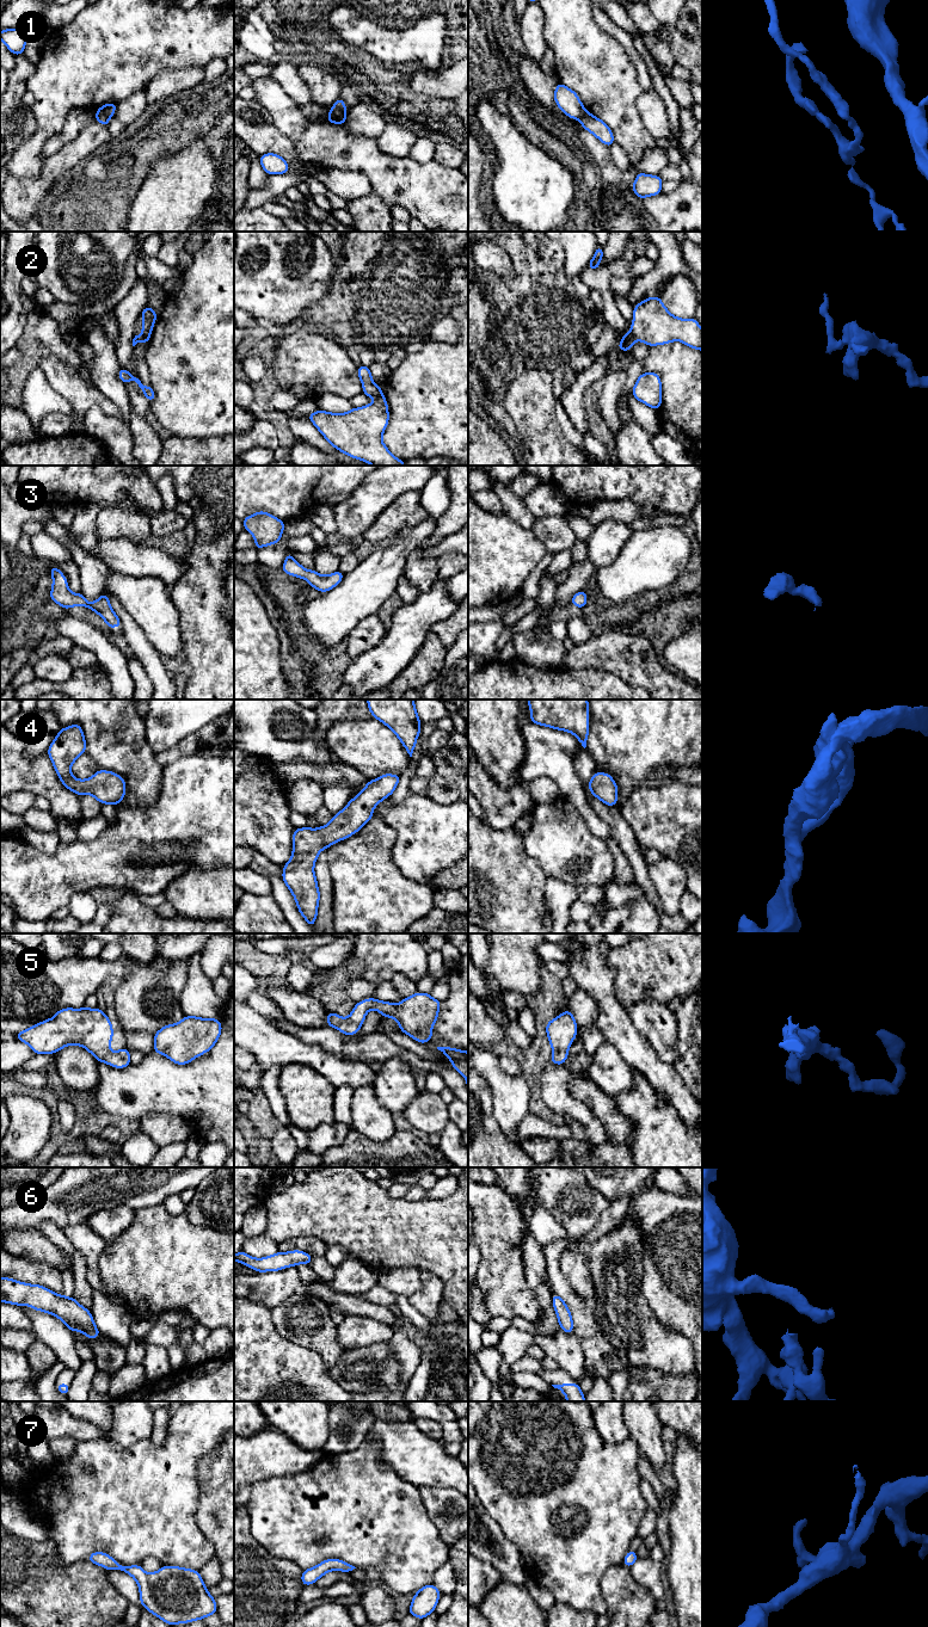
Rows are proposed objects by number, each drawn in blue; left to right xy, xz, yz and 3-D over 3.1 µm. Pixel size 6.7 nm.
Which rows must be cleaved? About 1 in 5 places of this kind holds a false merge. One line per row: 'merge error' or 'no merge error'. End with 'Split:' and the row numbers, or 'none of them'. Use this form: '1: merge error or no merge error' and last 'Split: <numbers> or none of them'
1: merge error
2: merge error
3: no merge error
4: no merge error
5: no merge error
6: no merge error
7: no merge error
Split: 1, 2

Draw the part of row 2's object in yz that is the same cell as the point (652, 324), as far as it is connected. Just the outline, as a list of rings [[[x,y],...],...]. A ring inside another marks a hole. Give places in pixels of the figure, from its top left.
[[[658,296],[645,298],[633,308],[631,334],[647,346],[680,340],[686,346],[702,351],[702,328],[696,319],[674,316]]]

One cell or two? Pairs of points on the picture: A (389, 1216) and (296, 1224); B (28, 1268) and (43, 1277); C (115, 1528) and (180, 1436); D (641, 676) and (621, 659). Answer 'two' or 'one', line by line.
A: one
B: one
C: one
D: one

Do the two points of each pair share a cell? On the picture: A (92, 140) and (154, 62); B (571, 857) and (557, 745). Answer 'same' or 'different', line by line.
A: different
B: different

